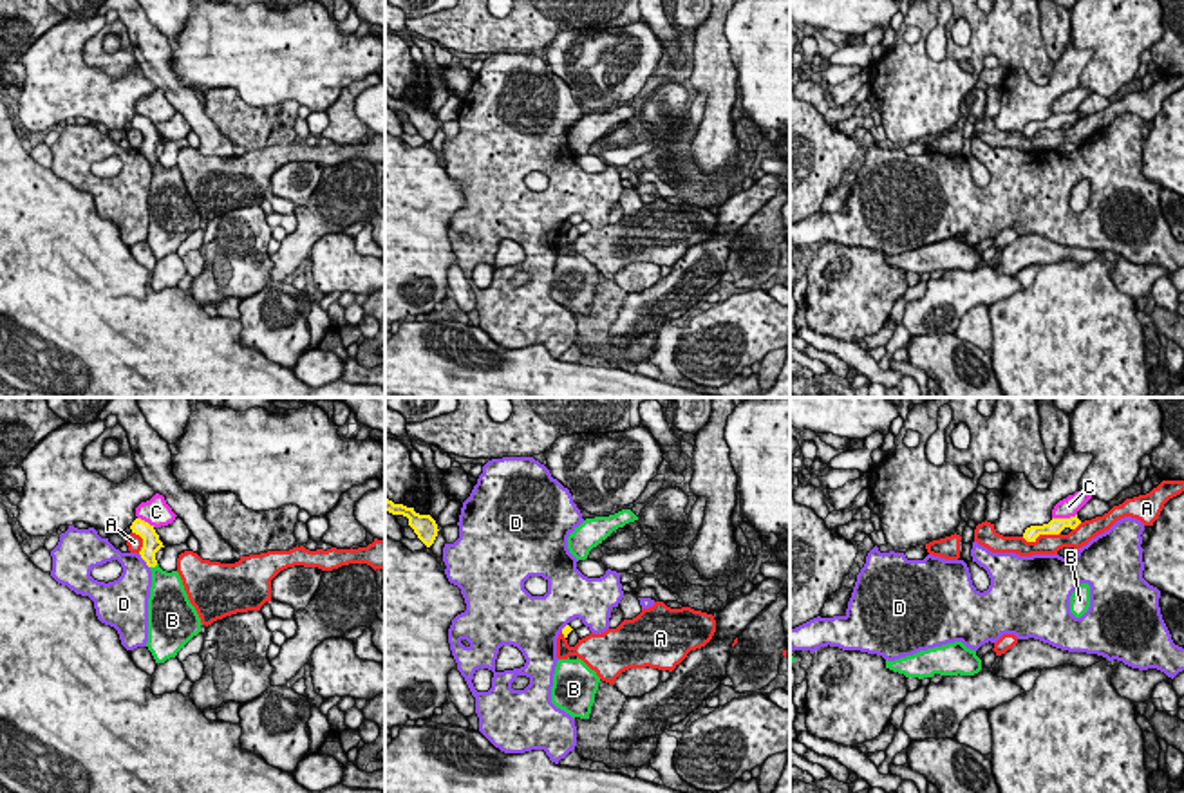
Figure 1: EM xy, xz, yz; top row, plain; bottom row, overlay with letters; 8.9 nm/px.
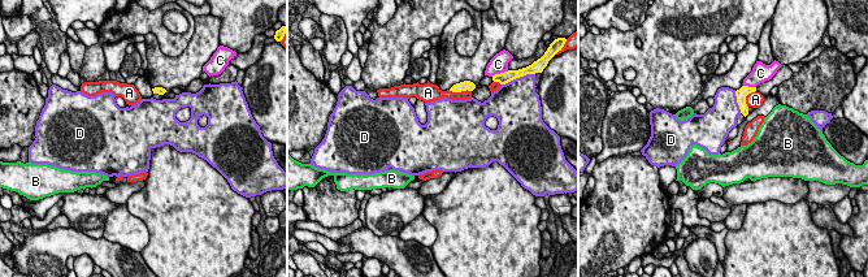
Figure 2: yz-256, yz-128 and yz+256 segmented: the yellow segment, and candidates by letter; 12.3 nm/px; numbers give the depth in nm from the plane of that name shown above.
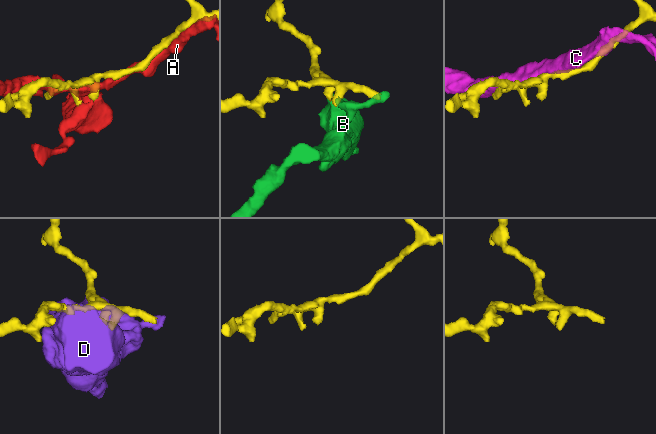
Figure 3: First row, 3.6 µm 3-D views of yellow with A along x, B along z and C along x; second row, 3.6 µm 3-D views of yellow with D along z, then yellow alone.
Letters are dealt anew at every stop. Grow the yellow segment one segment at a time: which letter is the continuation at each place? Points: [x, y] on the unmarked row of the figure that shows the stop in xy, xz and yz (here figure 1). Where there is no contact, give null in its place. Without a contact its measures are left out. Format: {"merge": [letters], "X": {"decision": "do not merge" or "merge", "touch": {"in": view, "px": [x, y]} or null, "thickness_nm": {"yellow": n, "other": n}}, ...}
{"merge": [], "A": {"decision": "do not merge", "touch": {"in": "yz", "px": [1040, 129]}, "thickness_nm": {"yellow": 140, "other": 190}}, "B": {"decision": "do not merge", "touch": {"in": "xy", "px": [154, 161]}, "thickness_nm": {"yellow": 160, "other": 300}}, "C": {"decision": "do not merge", "touch": {"in": "yz", "px": [1063, 114]}, "thickness_nm": {"yellow": 140, "other": 170}}, "D": {"decision": "do not merge", "touch": {"in": "xy", "px": [143, 154]}, "thickness_nm": {"yellow": 160, "other": 300}}}

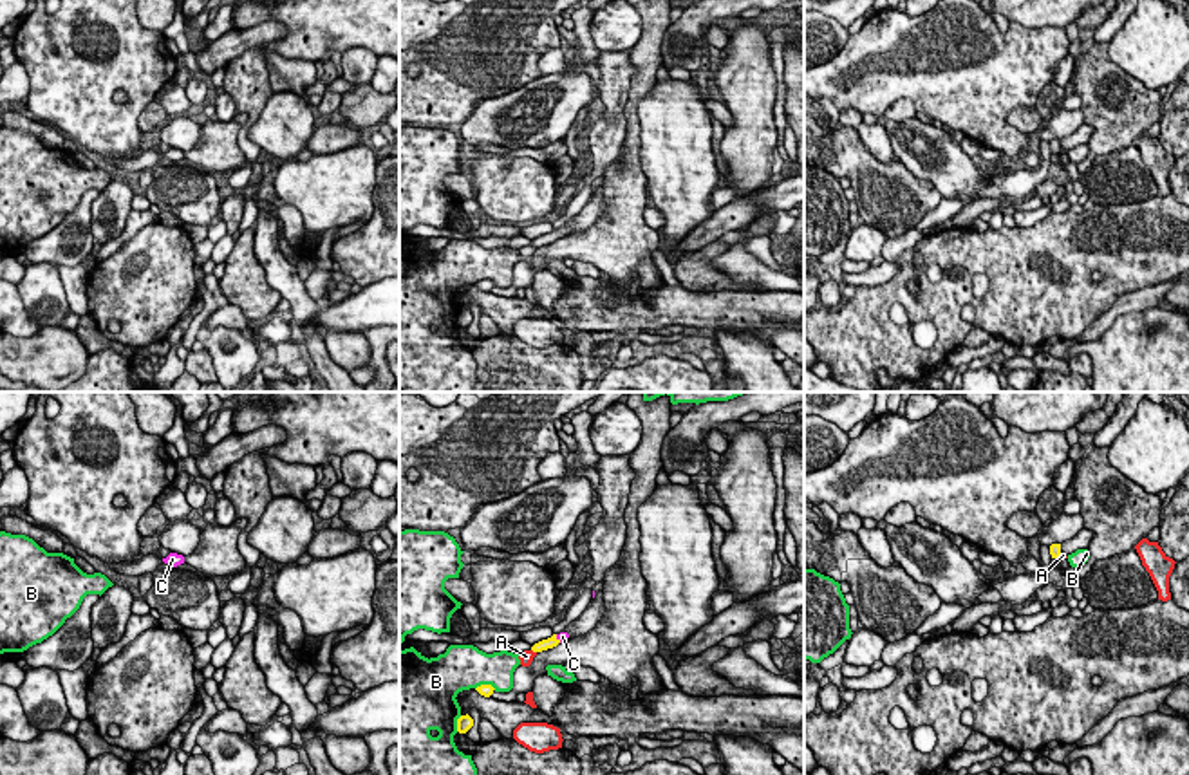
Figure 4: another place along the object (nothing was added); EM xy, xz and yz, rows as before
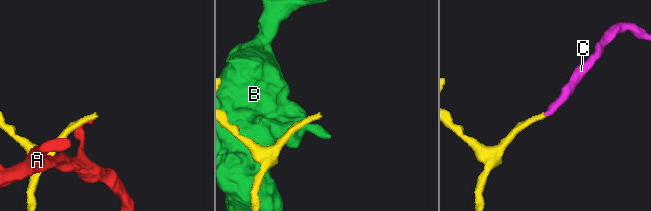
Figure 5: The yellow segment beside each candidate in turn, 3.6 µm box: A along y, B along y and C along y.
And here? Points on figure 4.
{"merge": ["C"], "A": {"decision": "do not merge", "touch": {"in": "xz", "px": [533, 246]}, "thickness_nm": {"yellow": 100, "other": 120}}, "B": {"decision": "do not merge", "touch": {"in": "xz", "px": [458, 318]}, "thickness_nm": {"yellow": 140, "other": 380}}, "C": {"decision": "merge", "touch": {"in": "xz", "px": [555, 233]}, "thickness_nm": {"yellow": 100, "other": 90}}}

